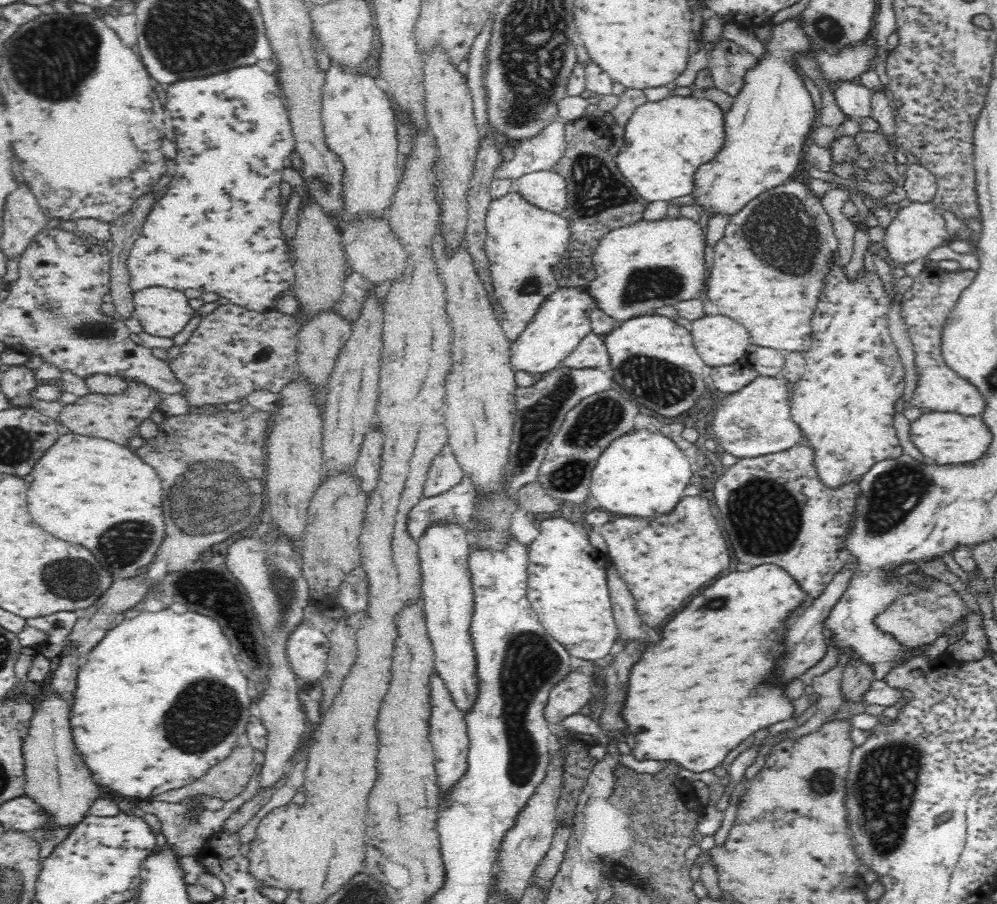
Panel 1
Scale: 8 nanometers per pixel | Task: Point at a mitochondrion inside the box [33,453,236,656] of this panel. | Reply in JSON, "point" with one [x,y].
{"point":[77,580]}

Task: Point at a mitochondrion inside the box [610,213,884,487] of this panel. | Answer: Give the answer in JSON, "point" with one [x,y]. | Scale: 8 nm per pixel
{"point":[658,383]}

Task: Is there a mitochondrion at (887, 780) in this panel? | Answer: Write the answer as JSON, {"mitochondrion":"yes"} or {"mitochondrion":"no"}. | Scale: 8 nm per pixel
{"mitochondrion":"yes"}

